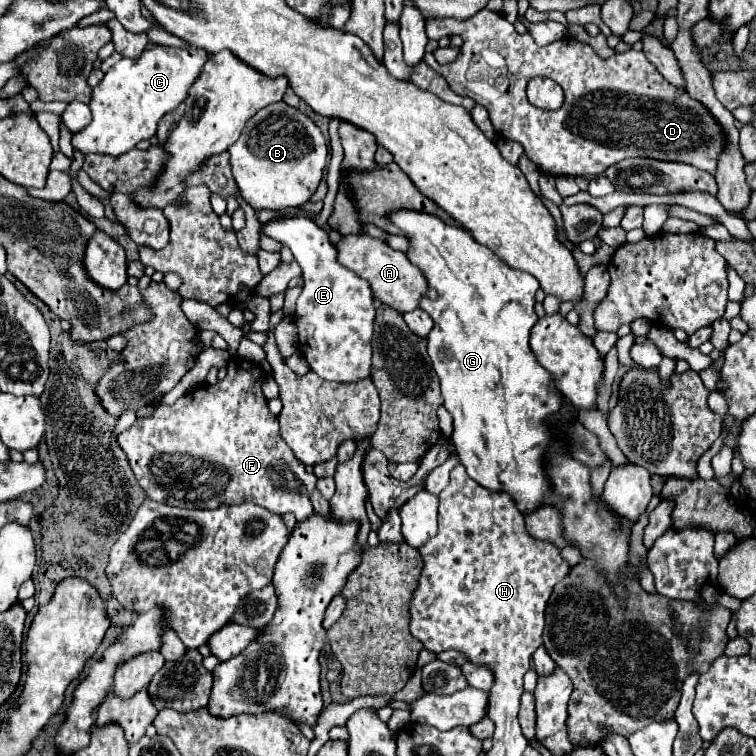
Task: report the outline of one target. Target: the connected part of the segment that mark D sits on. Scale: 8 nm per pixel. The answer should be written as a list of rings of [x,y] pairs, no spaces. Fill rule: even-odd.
[[[483,9],[465,21],[457,19],[427,19],[427,37],[439,39],[445,35],[461,35],[463,47],[455,63],[441,65],[431,53],[425,55],[425,63],[443,75],[453,93],[471,97],[489,111],[491,123],[497,133],[505,139],[519,141],[525,149],[525,155],[547,175],[601,175],[607,167],[629,159],[629,157],[651,157],[661,161],[679,161],[699,167],[709,173],[717,173],[717,161],[723,149],[727,147],[727,137],[717,119],[709,109],[687,95],[681,87],[669,85],[661,77],[657,67],[645,57],[643,51],[625,51],[615,53],[609,59],[601,59],[593,47],[575,41],[571,37],[559,39],[551,45],[539,47],[531,33],[519,35],[515,27],[495,11]],[[533,77],[549,77],[557,81],[565,91],[565,103],[559,111],[543,111],[529,103],[527,83]]]

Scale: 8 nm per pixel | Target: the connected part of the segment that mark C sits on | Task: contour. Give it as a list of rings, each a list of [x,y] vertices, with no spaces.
[[[151,45],[137,59],[121,59],[111,67],[103,81],[93,87],[91,113],[93,121],[89,129],[73,135],[73,147],[87,153],[121,155],[133,149],[139,141],[151,139],[157,131],[157,123],[163,115],[175,111],[189,95],[191,85],[197,81],[209,55],[199,47],[179,49],[177,55],[169,55],[169,47]]]

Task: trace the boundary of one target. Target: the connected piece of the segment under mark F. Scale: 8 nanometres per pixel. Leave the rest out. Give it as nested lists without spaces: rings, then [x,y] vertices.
[[[233,357],[223,381],[217,385],[201,383],[197,389],[183,395],[175,405],[161,405],[151,417],[137,419],[129,431],[119,435],[117,441],[129,459],[137,483],[153,501],[187,509],[215,509],[221,505],[253,501],[271,513],[291,511],[297,521],[305,521],[313,515],[309,495],[317,491],[317,477],[305,471],[305,465],[281,439],[279,421],[267,409],[267,399],[261,393],[265,373],[261,367],[251,365],[257,363]]]

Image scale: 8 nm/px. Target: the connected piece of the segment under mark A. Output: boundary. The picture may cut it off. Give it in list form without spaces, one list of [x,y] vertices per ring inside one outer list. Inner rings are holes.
[[[365,233],[341,237],[341,241],[337,243],[337,261],[343,267],[355,271],[359,277],[367,279],[373,289],[373,295],[381,303],[397,309],[399,313],[415,309],[419,305],[419,299],[429,291],[425,275],[415,265],[411,265],[401,251],[395,251],[385,241],[369,237]]]

